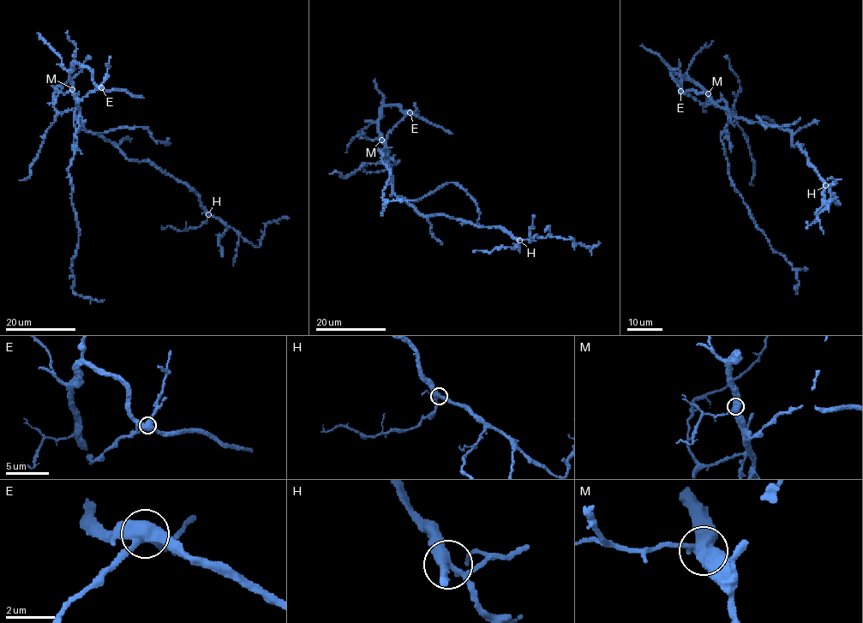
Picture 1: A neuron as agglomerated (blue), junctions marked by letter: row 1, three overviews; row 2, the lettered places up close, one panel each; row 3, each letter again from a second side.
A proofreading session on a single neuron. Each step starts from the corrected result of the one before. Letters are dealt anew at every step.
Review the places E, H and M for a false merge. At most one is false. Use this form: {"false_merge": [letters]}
{"false_merge": ["E"]}

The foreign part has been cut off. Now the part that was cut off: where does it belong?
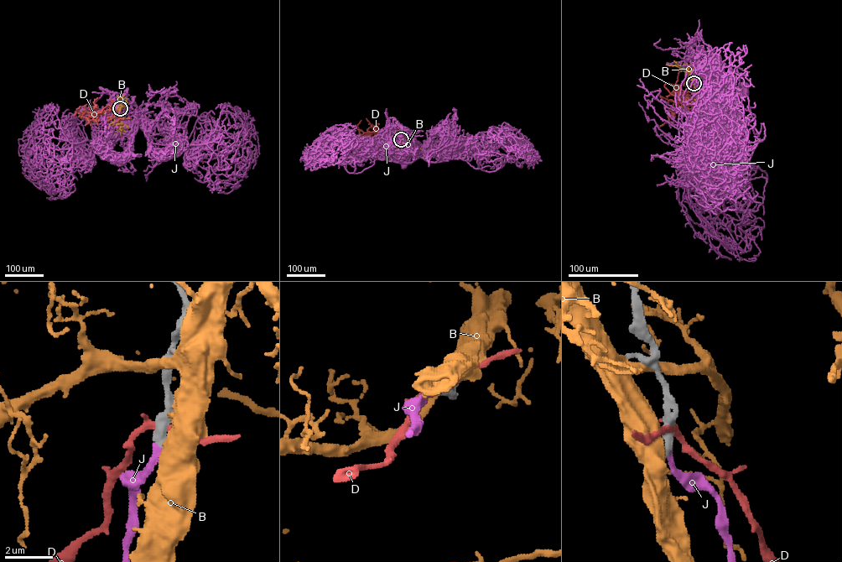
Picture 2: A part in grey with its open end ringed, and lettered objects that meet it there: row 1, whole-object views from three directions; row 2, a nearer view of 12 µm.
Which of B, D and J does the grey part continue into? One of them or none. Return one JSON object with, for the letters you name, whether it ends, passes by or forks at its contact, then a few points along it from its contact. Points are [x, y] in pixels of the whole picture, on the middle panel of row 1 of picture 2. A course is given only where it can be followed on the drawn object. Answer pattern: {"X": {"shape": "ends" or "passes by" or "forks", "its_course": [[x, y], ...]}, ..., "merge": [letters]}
{"J": {"shape": "ends", "its_course": [[402, 139], [396, 140], [398, 148], [413, 153], [409, 160], [403, 162], [404, 164]]}, "merge": ["J"]}

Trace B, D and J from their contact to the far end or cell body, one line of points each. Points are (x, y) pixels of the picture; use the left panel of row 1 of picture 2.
B: (120, 108), (120, 119), (125, 124), (149, 122)
D: (120, 107), (113, 114), (101, 117), (102, 112), (96, 113), (93, 121), (77, 111), (84, 110)
J: (120, 107), (120, 117), (115, 111), (116, 105), (131, 104), (128, 118), (123, 123), (123, 116)

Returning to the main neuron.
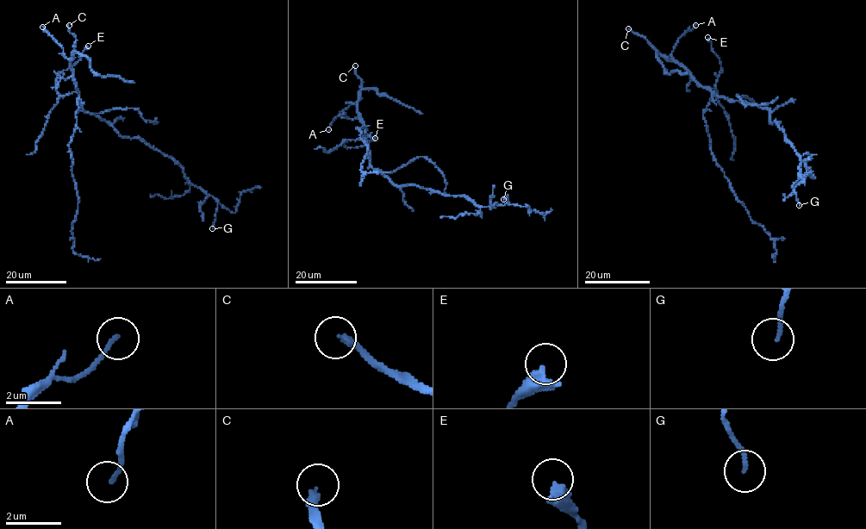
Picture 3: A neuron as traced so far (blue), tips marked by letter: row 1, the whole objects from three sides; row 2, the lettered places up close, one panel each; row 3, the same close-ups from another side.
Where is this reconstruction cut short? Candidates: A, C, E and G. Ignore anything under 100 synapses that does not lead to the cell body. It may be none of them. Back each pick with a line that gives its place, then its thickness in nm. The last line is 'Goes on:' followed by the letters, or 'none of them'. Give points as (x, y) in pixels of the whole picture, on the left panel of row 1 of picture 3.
C: place (69, 25); calibre 280 nm
Goes on: C

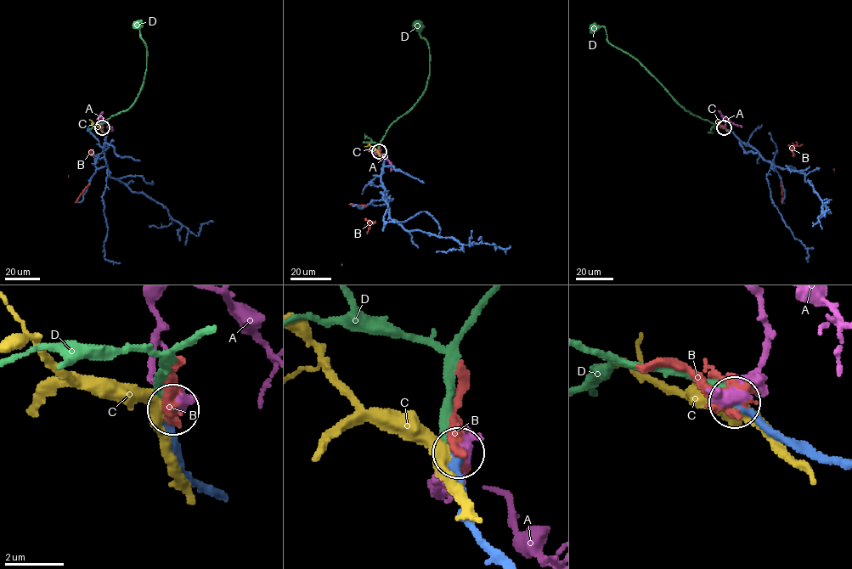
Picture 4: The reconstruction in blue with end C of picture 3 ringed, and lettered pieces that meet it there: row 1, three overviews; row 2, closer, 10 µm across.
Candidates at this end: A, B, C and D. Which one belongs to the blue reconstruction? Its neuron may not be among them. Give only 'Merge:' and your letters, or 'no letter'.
Merge: D

